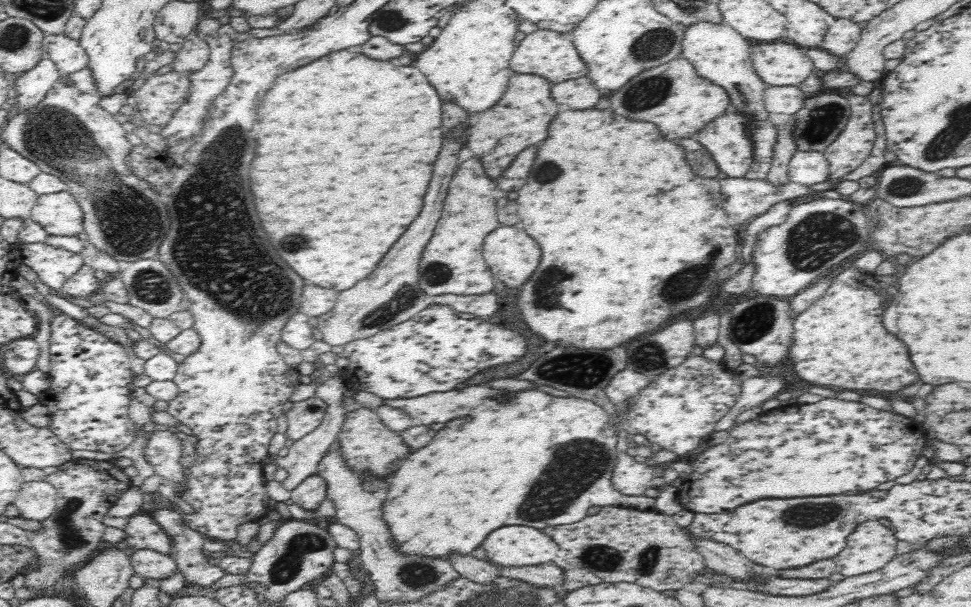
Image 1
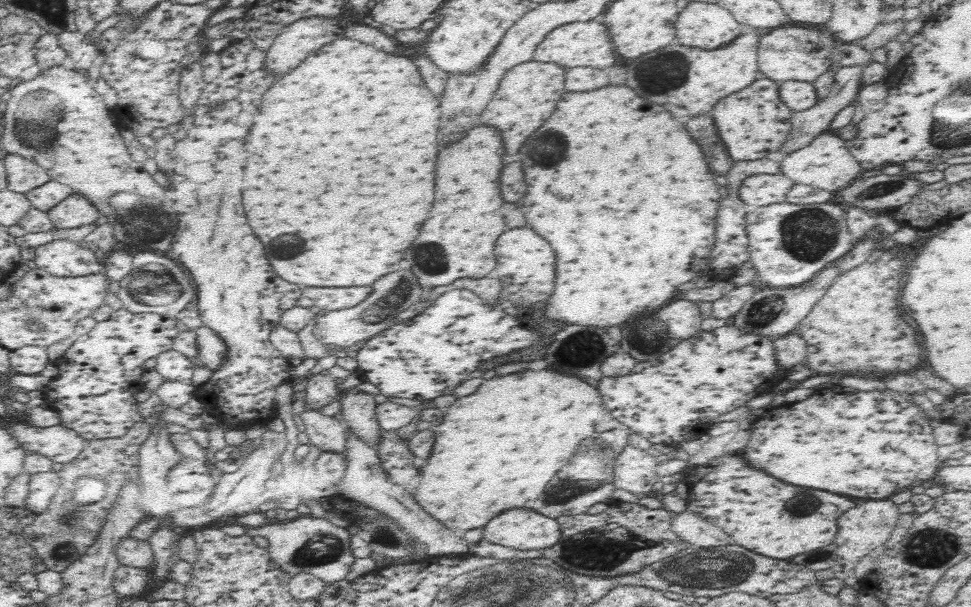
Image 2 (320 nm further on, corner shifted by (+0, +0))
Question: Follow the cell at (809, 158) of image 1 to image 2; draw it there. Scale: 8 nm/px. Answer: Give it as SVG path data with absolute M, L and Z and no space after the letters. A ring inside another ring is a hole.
M835 132L819 134L808 146L777 157L779 171L793 184L804 184L833 193L864 174L863 166L847 150L845 139ZM782 164L782 166L780 166Z

